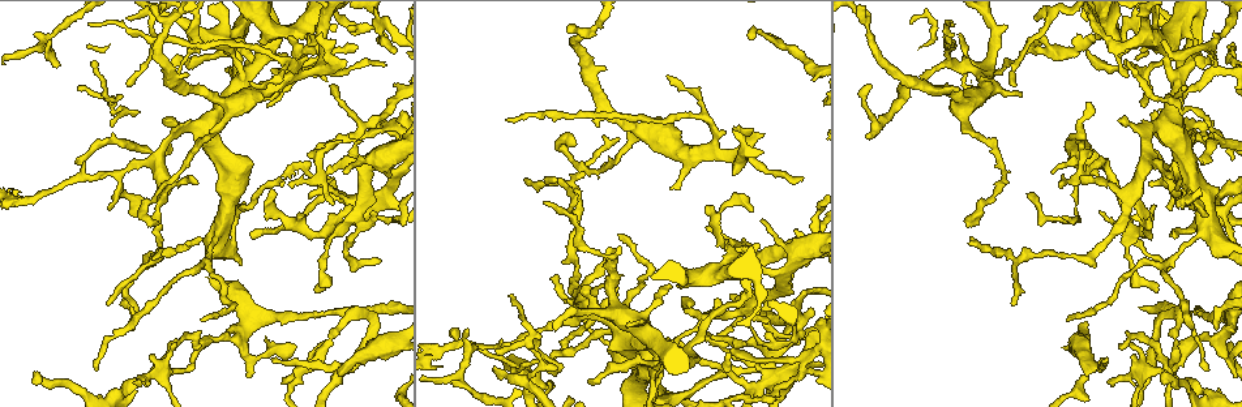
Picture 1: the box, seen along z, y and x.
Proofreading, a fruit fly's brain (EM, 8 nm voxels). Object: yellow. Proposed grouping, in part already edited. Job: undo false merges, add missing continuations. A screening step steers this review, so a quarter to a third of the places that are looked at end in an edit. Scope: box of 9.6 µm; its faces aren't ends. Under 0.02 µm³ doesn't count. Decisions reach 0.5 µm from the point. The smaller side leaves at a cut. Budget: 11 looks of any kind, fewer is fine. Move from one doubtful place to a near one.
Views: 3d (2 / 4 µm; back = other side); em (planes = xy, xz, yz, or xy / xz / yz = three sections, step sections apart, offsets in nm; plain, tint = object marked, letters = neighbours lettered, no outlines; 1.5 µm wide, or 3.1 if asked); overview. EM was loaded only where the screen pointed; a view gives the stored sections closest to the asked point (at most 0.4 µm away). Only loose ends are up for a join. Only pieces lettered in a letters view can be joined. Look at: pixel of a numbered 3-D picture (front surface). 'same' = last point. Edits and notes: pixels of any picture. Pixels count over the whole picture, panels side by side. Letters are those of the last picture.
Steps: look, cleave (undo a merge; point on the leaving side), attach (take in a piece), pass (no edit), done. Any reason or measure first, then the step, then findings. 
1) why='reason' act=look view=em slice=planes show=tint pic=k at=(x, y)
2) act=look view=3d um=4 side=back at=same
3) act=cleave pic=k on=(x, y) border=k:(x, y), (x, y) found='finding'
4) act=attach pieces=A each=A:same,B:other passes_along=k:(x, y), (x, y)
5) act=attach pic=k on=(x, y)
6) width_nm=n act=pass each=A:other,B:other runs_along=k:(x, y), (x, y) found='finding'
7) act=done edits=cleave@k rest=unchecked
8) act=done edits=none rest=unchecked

why='touches itself' act=look view=em slice=yz step=4 show=tint pic=1 at=(353, 29)

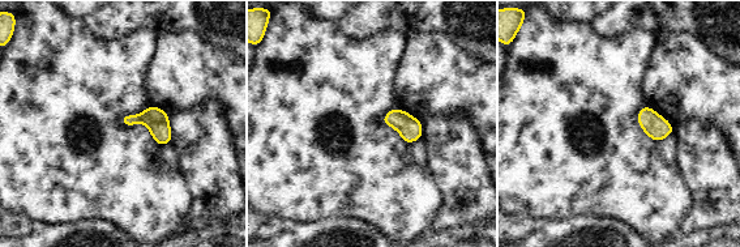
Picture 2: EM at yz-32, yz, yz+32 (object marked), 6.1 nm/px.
act=look view=em slice=planes show=letters at=same

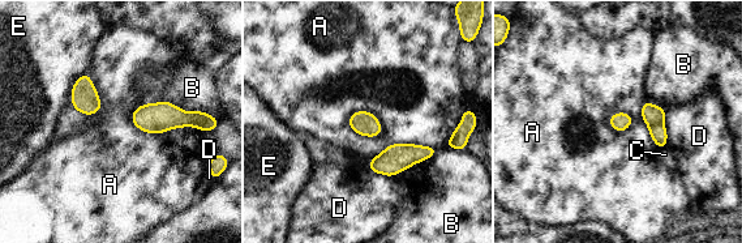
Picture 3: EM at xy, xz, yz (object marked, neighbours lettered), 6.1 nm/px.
act=cleave pic=3 on=(659, 135) each=A:other,B:other,C:other,D:other,E:other border=3:(663, 122), (648, 127) found='a second cell is stuck on'

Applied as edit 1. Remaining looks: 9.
act=look view=overview

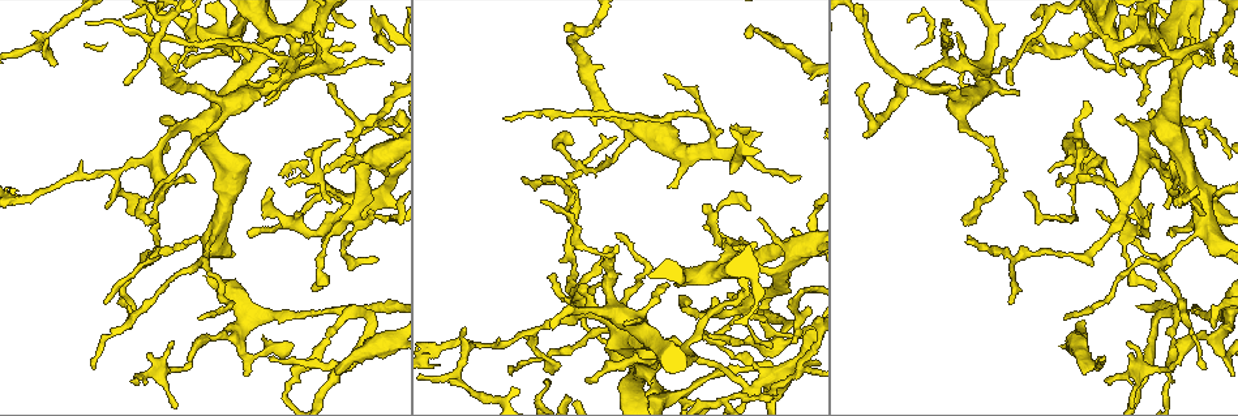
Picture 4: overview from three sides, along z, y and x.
why='two arms in line, one across' act=look view=3d um=2 pic=4 at=(661, 387)

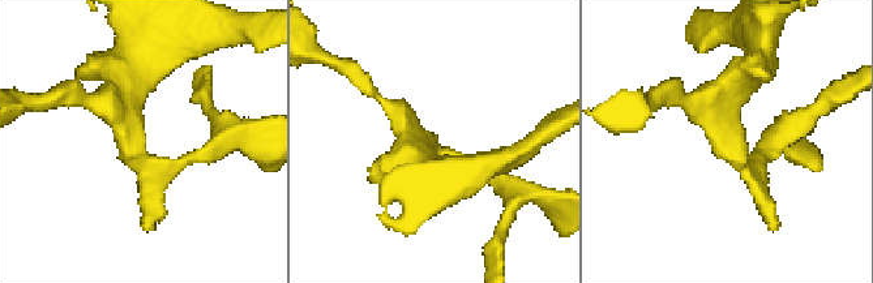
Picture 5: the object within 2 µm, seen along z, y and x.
act=look view=em slice=yz step=4 show=tint pic=5 at=(426, 140)

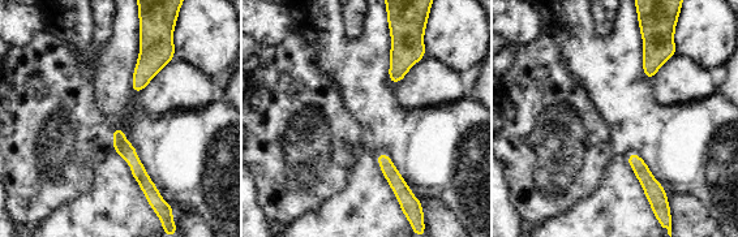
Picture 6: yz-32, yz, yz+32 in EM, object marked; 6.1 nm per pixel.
why='another direction' act=look view=em slice=planes show=letters at=same

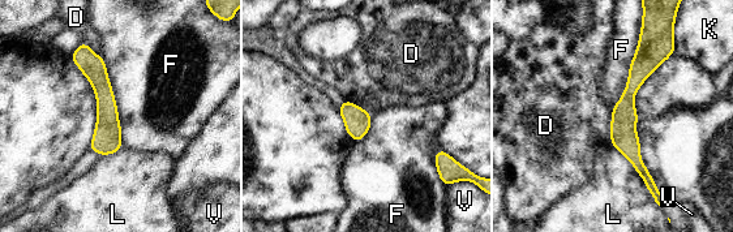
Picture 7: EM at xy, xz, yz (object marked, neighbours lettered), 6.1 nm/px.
act=pass each=D:other,F:other,K:other,L:other,V:other runs_along=7:(647, 44), (626, 141), (650, 187) found='continuous, no second cell'

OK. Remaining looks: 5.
why='thin end' act=look view=3d um=2 pic=4 at=(193, 177)

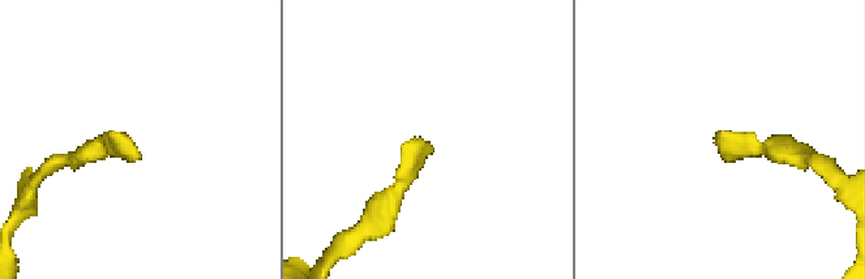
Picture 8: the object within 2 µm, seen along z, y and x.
act=look view=em slice=xz step=4 show=tint pic=8 at=(131, 140)

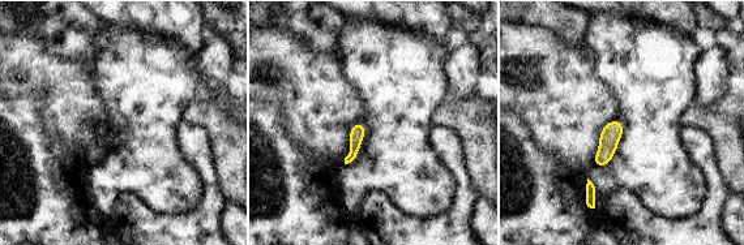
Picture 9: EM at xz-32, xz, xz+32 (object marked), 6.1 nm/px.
why='another direction' act=look view=em slice=planes show=letters at=same

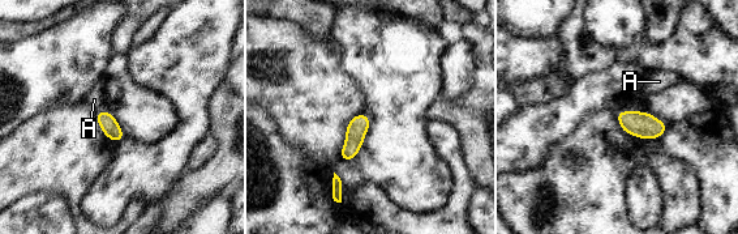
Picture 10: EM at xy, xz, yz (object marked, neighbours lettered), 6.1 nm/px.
longest_contact=A:50nm act=pass each=A:other border=10:(95, 110), (102, 111) found='no lettered piece goes on from it'

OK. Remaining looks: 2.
why='free end' act=look view=em slice=xy step=4 show=tint pic=4 at=(250, 83)

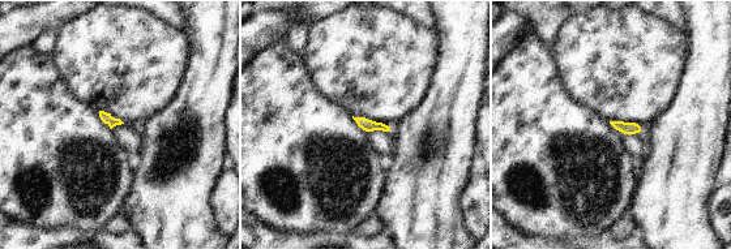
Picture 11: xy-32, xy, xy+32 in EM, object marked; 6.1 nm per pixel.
act=look view=em slice=xy step=4 show=letters at=same

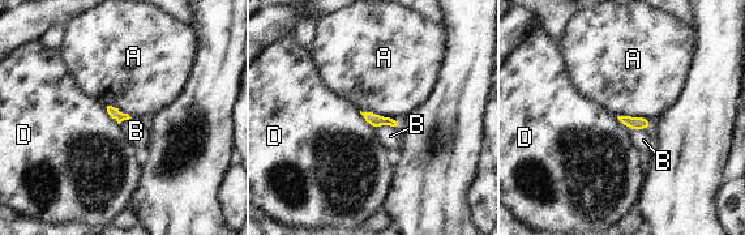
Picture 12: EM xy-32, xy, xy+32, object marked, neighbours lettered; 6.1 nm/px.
width_nm=70 act=pass each=A:other,B:other,D:other border=12:(360, 110), (389, 116), (397, 122) found='none of them fits'

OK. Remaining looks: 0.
act=done edits=cleave@3 rest=unchecked

